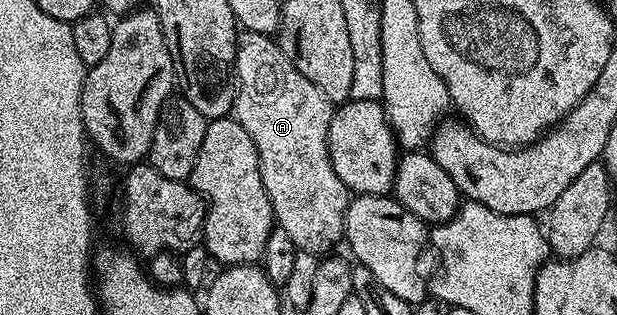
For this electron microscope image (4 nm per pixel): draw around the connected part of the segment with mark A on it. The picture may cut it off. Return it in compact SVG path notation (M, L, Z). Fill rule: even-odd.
M247 33L238 42L235 51L235 104L233 116L236 121L249 131L249 139L257 147L261 179L265 183L265 191L271 200L271 212L278 228L283 229L293 239L300 251L327 255L332 252L335 244L344 240L343 228L347 205L352 194L337 179L337 171L333 171L333 163L329 159L327 136L333 112L333 102L318 89L293 63L283 54L283 50L268 34Z

